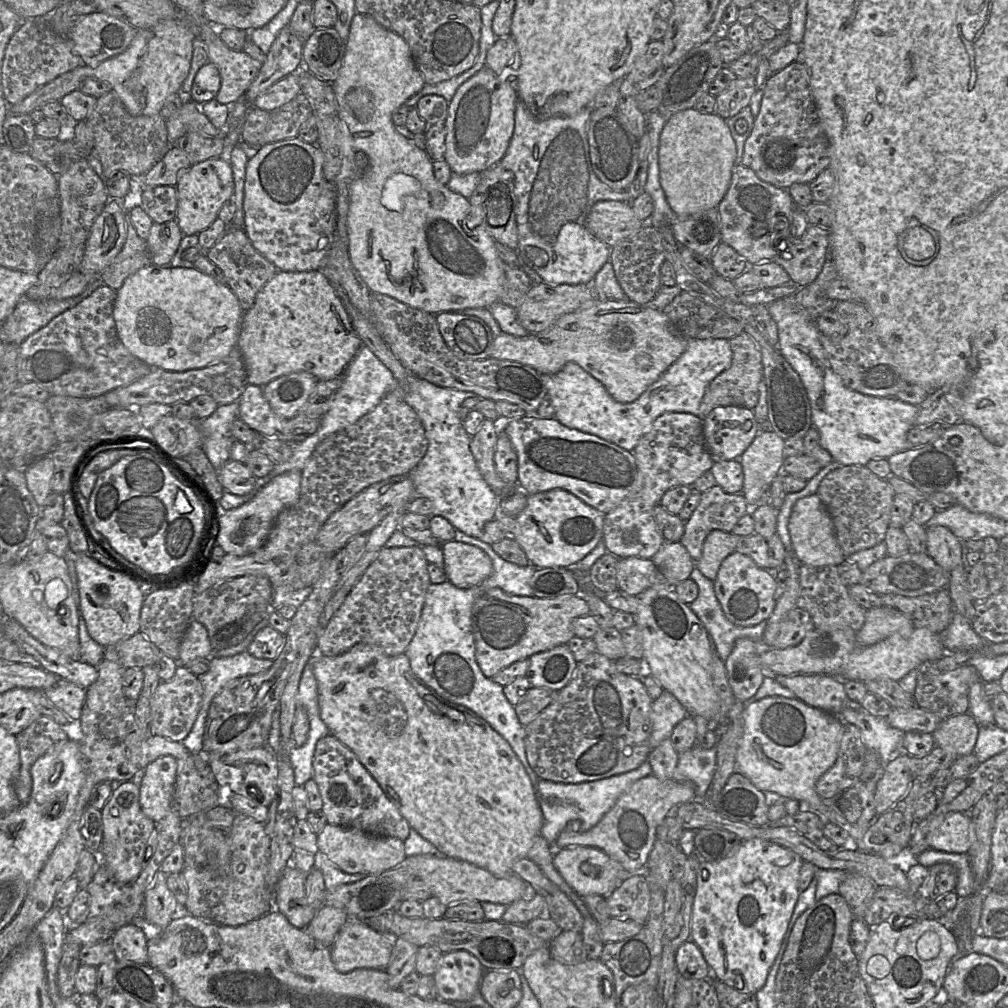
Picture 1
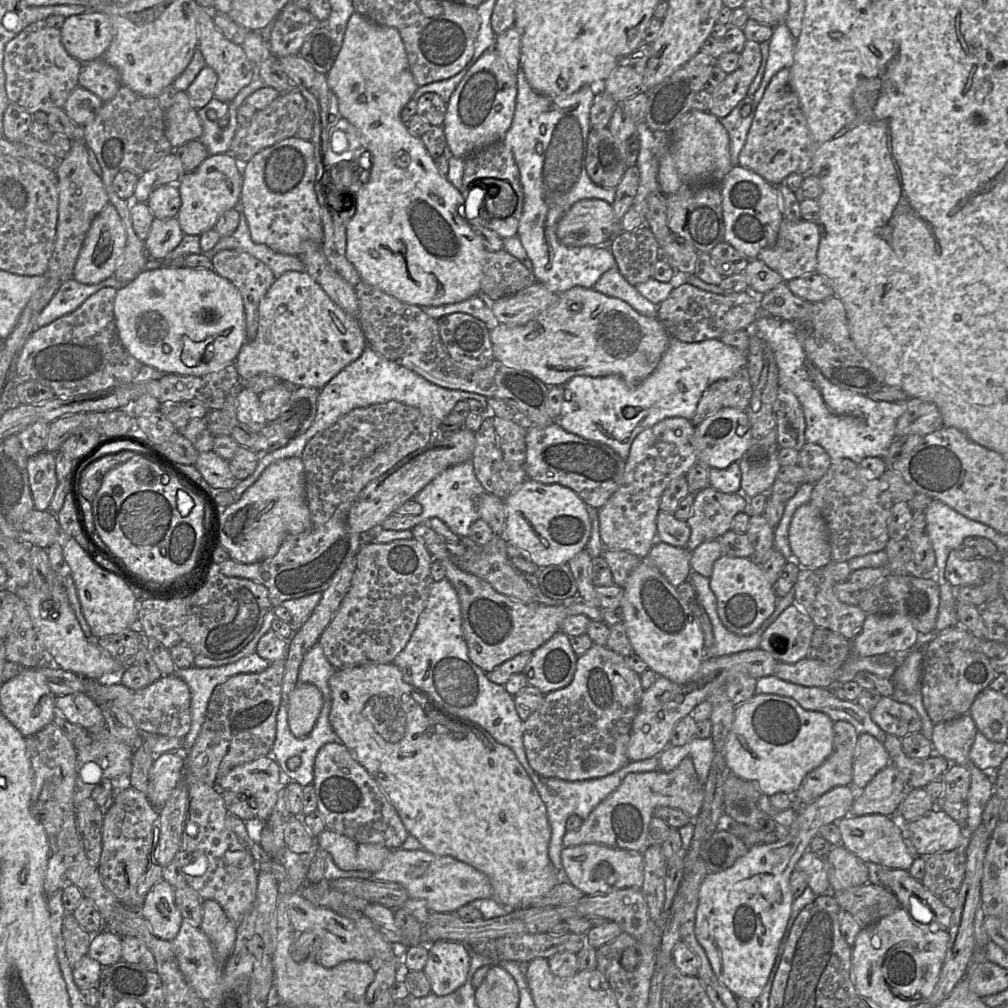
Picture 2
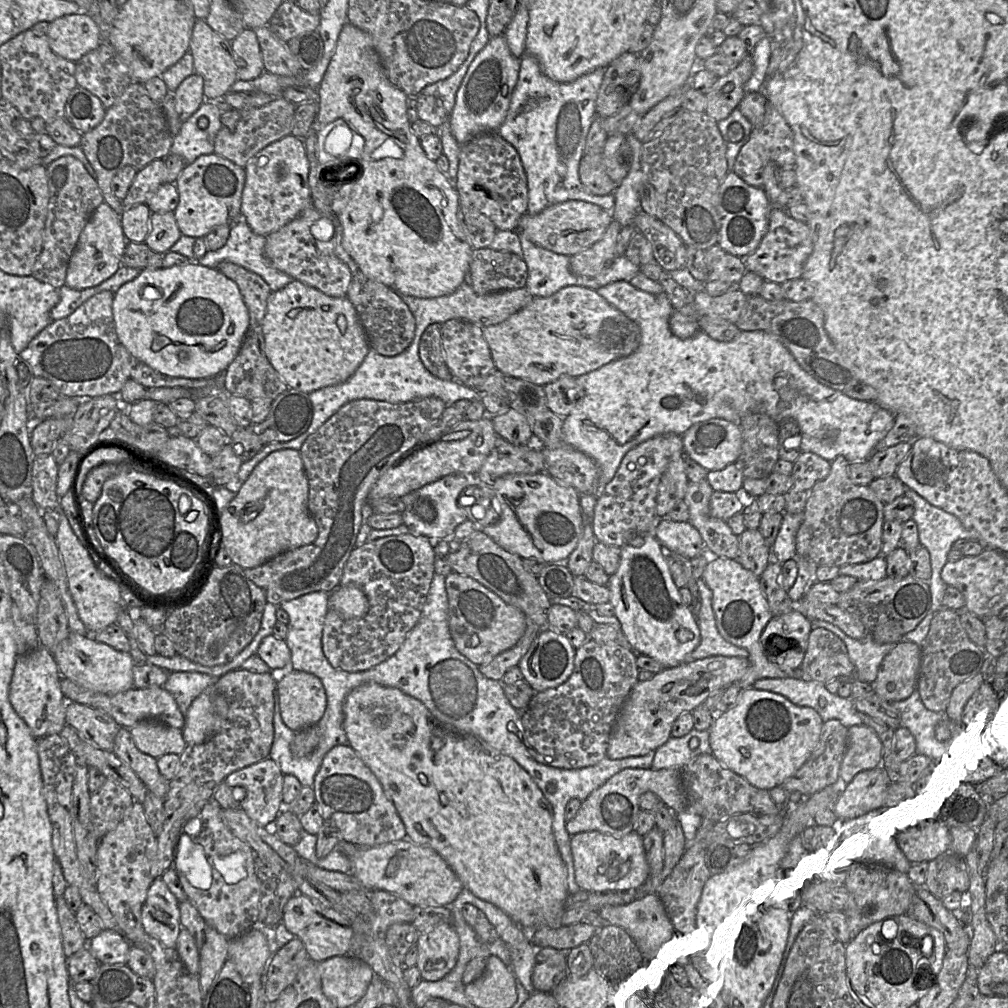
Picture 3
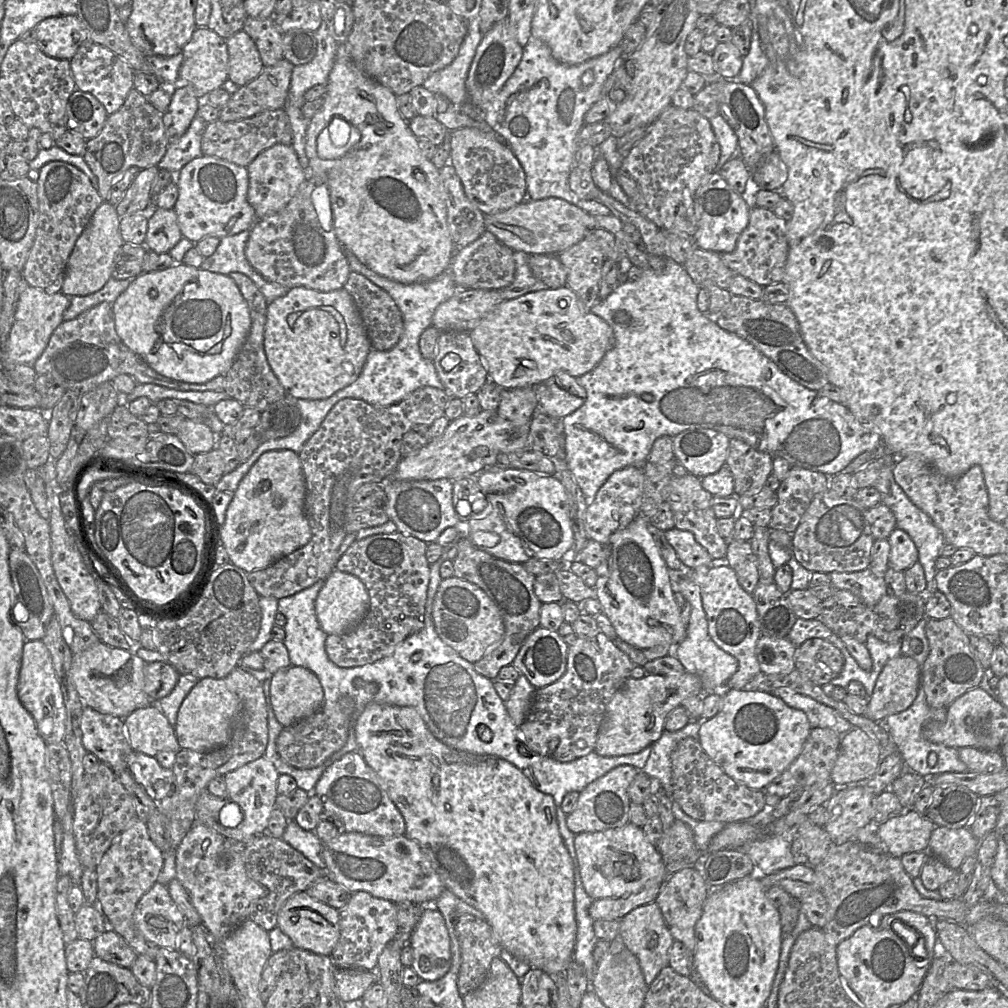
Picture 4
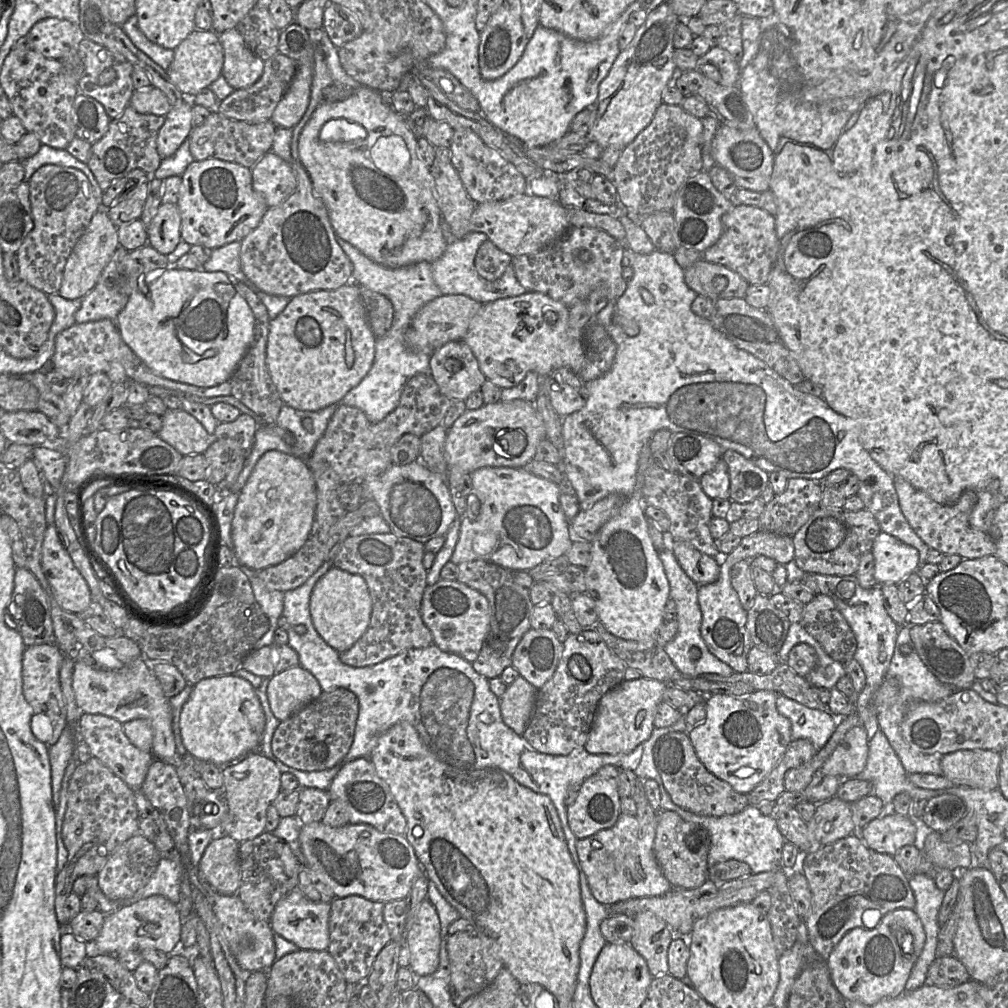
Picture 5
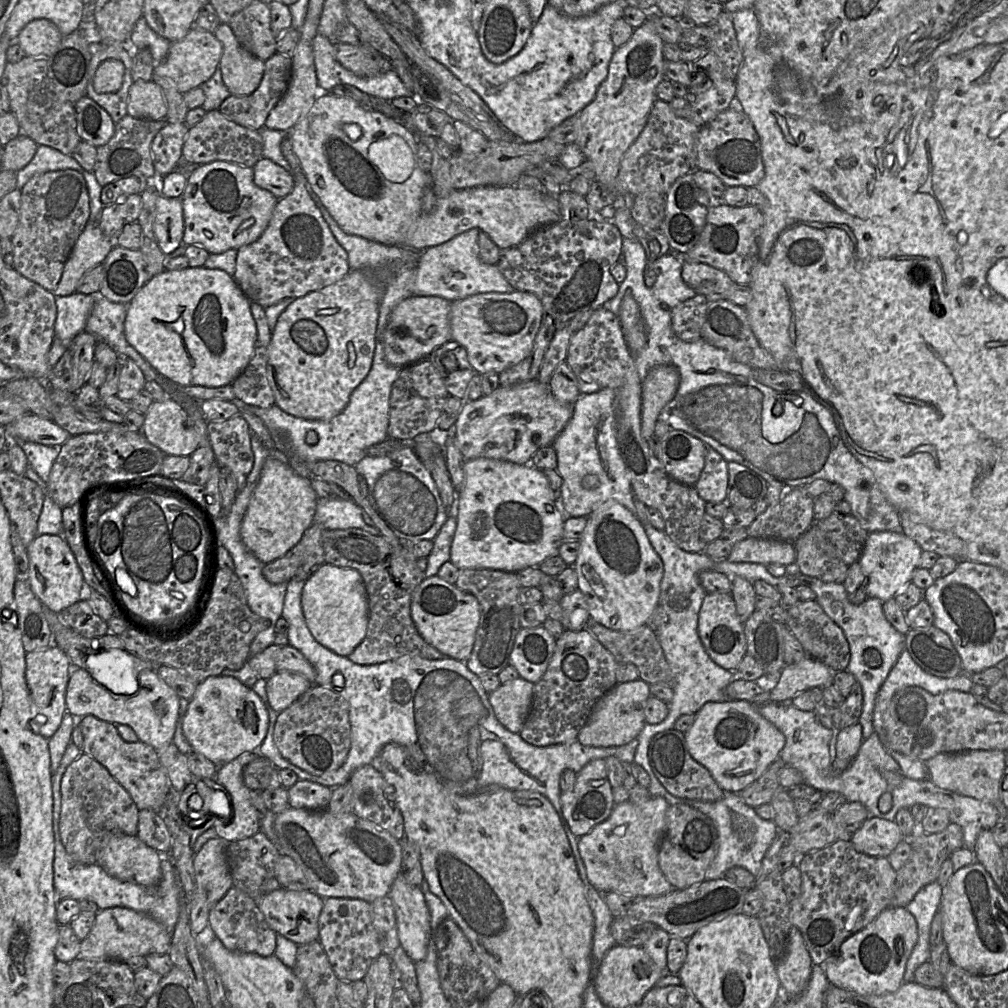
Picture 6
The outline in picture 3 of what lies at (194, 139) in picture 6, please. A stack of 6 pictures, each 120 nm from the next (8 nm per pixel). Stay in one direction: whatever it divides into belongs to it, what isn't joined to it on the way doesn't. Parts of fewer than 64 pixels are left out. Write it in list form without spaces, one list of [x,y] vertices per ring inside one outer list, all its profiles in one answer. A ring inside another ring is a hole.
[[[277,97],[270,103],[253,109],[240,110],[242,116],[235,130],[222,127],[214,141],[214,153],[244,168],[247,162],[269,144],[291,135],[296,106],[284,97]]]

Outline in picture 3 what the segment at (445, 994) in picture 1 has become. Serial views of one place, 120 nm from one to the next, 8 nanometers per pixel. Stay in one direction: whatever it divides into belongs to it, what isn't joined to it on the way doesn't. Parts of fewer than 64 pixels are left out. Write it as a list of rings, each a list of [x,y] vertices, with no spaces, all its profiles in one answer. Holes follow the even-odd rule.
[[[440,924],[433,930],[421,933],[416,944],[417,968],[424,981],[437,982],[444,979],[456,966],[460,955],[460,941],[451,924]]]

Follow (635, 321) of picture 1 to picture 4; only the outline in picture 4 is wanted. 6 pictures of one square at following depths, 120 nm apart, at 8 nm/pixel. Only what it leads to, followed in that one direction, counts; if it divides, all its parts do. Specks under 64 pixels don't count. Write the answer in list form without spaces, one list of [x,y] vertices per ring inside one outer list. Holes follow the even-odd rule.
[[[568,286],[504,300],[469,334],[489,379],[502,389],[536,387],[560,371],[580,377],[591,371],[614,343],[612,327],[591,311],[585,312]]]

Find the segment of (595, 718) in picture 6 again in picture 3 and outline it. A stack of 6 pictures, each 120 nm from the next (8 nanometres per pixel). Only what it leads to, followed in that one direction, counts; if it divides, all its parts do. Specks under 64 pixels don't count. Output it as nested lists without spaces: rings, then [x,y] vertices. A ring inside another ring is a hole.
[[[711,656],[665,668],[646,681],[638,681],[624,702],[611,732],[606,757],[618,760],[655,751],[671,736],[674,721],[683,712],[692,712],[711,692],[727,688],[748,671],[747,657]]]

